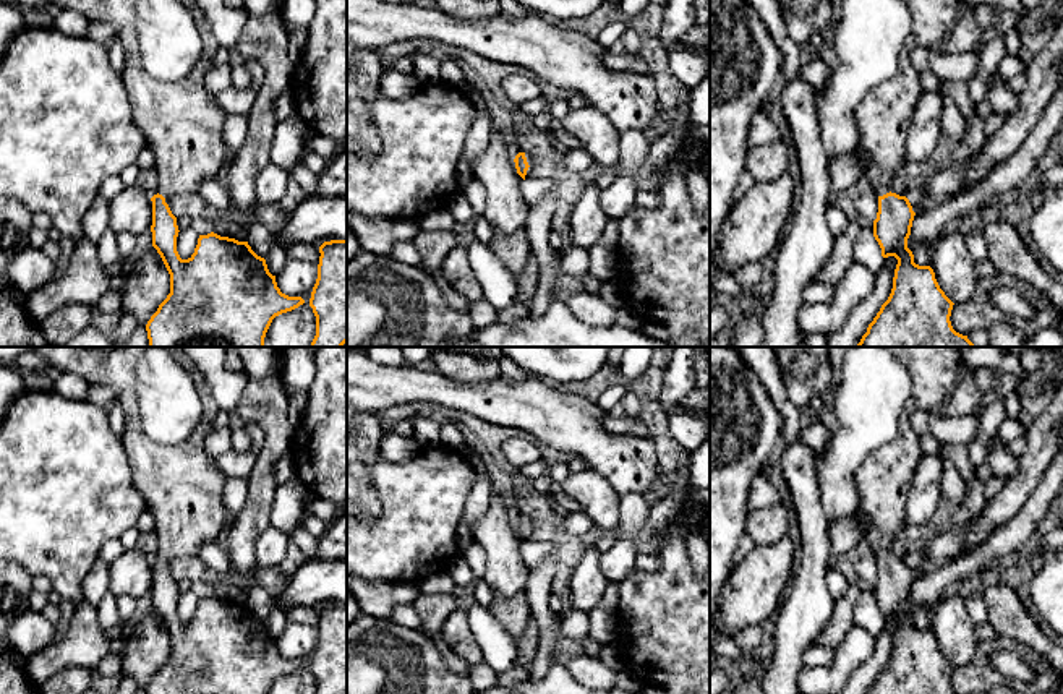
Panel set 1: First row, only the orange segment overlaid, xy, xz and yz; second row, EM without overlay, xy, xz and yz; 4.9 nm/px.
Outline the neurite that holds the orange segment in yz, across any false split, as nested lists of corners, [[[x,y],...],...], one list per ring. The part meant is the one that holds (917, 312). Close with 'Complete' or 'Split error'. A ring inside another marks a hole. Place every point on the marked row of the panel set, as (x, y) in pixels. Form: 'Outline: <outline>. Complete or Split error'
Outline: [[[959,0],[901,2],[909,10],[912,26],[899,55],[898,73],[869,91],[854,109],[860,143],[852,156],[867,161],[864,177],[878,195],[873,237],[882,248],[883,258],[894,256],[898,259],[891,293],[856,347],[975,347],[967,336],[953,329],[950,316],[954,303],[940,289],[933,269],[914,263],[907,238],[916,212],[906,196],[891,191],[891,180],[906,162],[907,128],[912,110],[922,94],[920,73],[911,63],[907,52],[914,47],[937,47],[958,23],[961,3]]]. Split error

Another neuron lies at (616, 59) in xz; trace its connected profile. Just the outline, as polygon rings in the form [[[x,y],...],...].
[[[619,49],[606,50],[603,55],[603,63],[606,68],[617,71],[647,71],[647,62],[640,55],[632,55]]]

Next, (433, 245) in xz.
[[[420,229],[413,245],[421,256],[420,269],[434,277],[441,274],[444,259],[457,246],[457,233],[454,230]]]

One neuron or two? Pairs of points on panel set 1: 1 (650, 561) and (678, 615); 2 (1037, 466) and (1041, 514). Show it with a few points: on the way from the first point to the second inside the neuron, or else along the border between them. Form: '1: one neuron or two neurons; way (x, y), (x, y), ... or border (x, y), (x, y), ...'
1: two neurons; border (661, 560), (661, 566), (657, 571), (637, 569)
2: two neurons; border (1045, 469), (1041, 482), (1016, 514)

